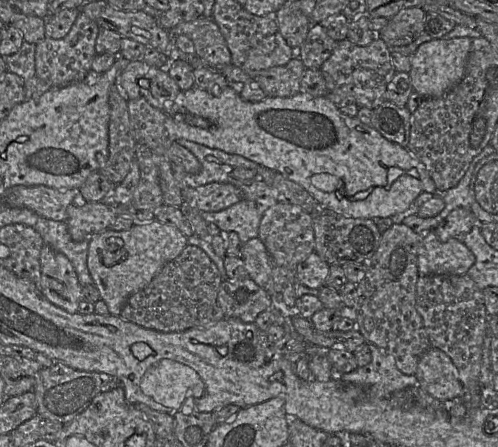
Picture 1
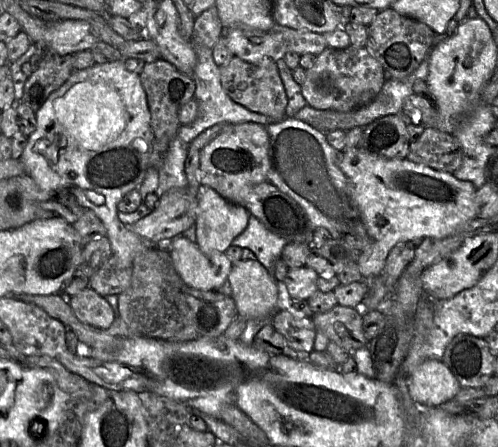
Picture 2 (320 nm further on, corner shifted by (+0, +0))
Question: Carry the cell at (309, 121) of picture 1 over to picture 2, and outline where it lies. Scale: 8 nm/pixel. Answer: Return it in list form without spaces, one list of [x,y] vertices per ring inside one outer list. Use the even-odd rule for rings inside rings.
[[[363,148],[339,151],[339,167],[351,185],[352,200],[367,230],[371,243],[357,260],[365,280],[379,276],[390,251],[399,243],[416,243],[425,238],[444,239],[454,235],[465,223],[477,218],[477,189],[470,181],[405,159],[387,159]]]

